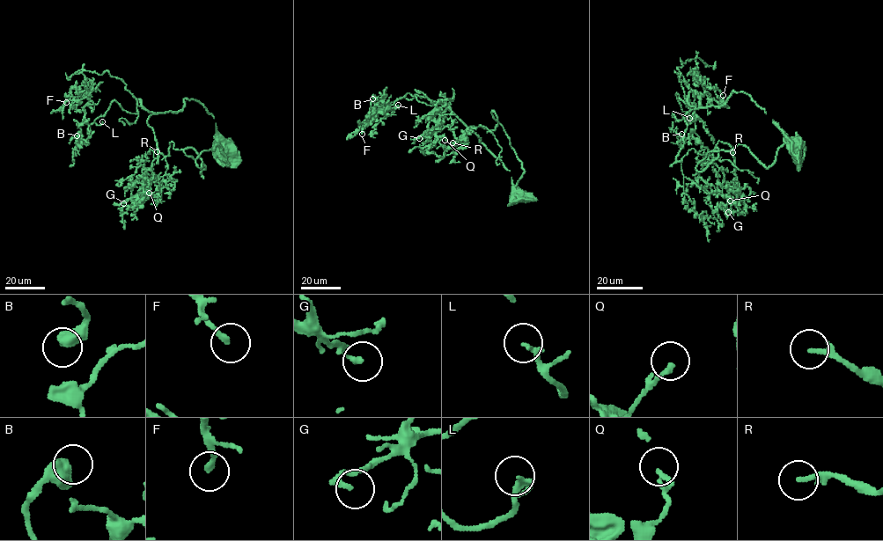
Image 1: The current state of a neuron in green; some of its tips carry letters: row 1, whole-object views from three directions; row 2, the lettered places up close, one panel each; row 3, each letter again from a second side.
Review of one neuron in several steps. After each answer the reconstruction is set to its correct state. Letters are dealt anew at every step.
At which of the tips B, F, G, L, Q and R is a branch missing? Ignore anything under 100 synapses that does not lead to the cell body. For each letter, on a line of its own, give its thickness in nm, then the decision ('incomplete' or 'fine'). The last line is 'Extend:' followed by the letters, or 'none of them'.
B: calibre 600 nm; incomplete
F: calibre 220 nm; fine
G: calibre 200 nm; fine
L: calibre 220 nm; incomplete
Q: calibre 190 nm; fine
R: calibre 240 nm; incomplete
Extend: B, L, R

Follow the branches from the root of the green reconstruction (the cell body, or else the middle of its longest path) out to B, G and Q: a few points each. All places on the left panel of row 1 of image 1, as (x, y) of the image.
B: (144, 173), (156, 180), (158, 147), (153, 113), (139, 99), (136, 113), (114, 100), (86, 141), (77, 135)
G: (144, 173), (139, 192), (142, 201), (135, 197), (123, 203)
Q: (144, 173), (139, 192), (142, 201), (136, 197), (148, 197), (149, 193)

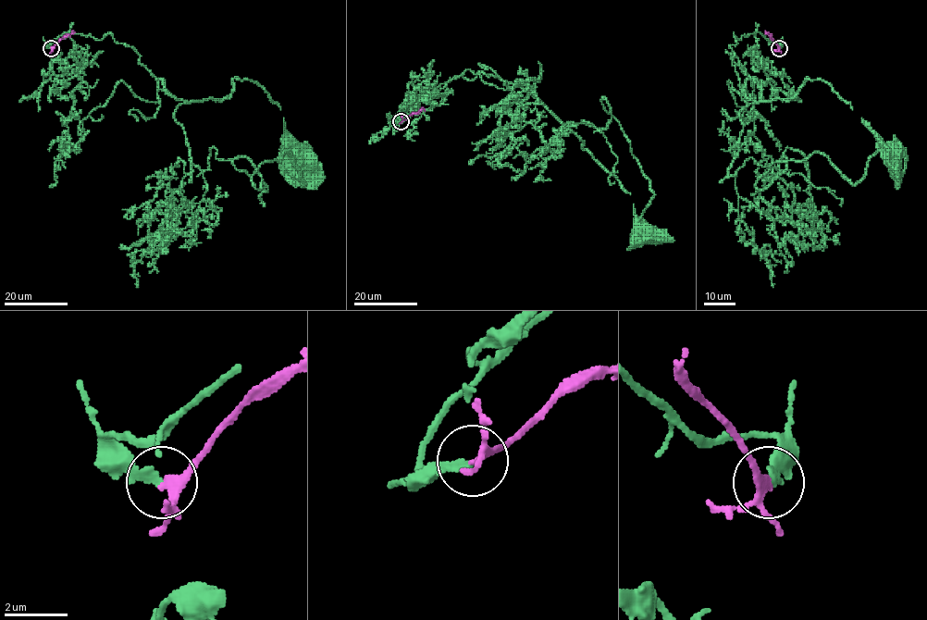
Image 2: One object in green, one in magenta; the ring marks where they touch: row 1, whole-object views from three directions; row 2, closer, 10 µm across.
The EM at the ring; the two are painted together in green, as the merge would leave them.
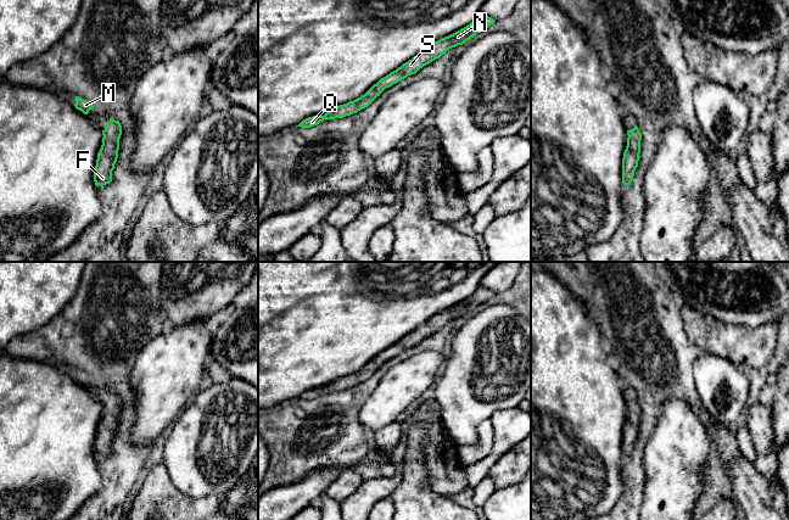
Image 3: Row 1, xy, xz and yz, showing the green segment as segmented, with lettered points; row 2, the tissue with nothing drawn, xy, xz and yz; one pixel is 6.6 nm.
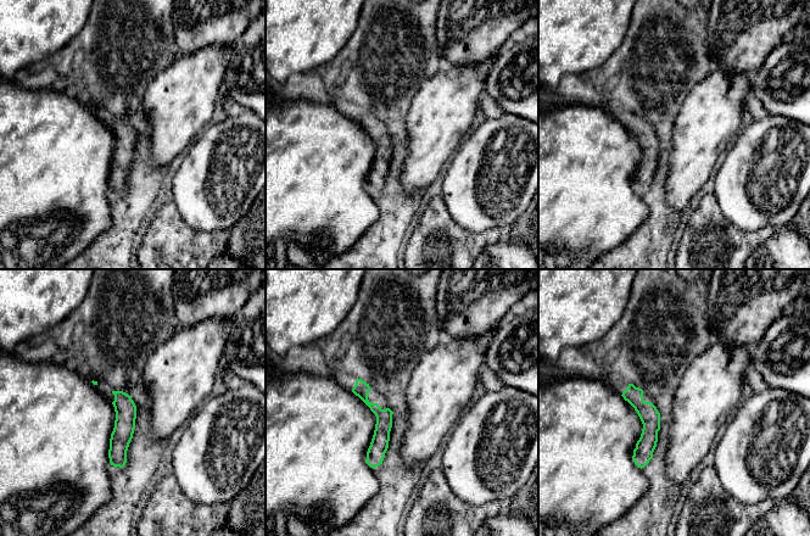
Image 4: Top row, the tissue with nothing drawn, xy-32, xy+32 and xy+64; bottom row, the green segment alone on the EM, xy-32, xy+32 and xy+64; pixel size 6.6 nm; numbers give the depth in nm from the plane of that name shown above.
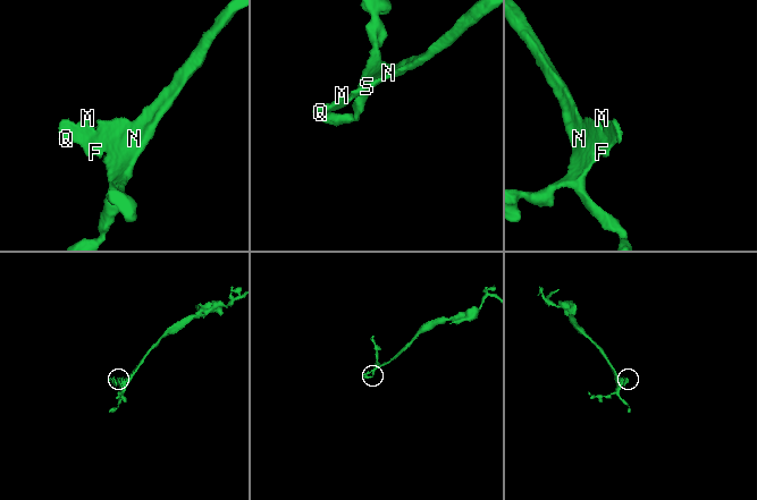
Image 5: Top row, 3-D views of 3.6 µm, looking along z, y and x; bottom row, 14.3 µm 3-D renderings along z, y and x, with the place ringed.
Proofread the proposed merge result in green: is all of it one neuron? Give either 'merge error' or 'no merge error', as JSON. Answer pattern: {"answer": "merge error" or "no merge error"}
{"answer": "no merge error"}

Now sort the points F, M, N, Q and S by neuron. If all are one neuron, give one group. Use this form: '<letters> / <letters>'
F M N Q S

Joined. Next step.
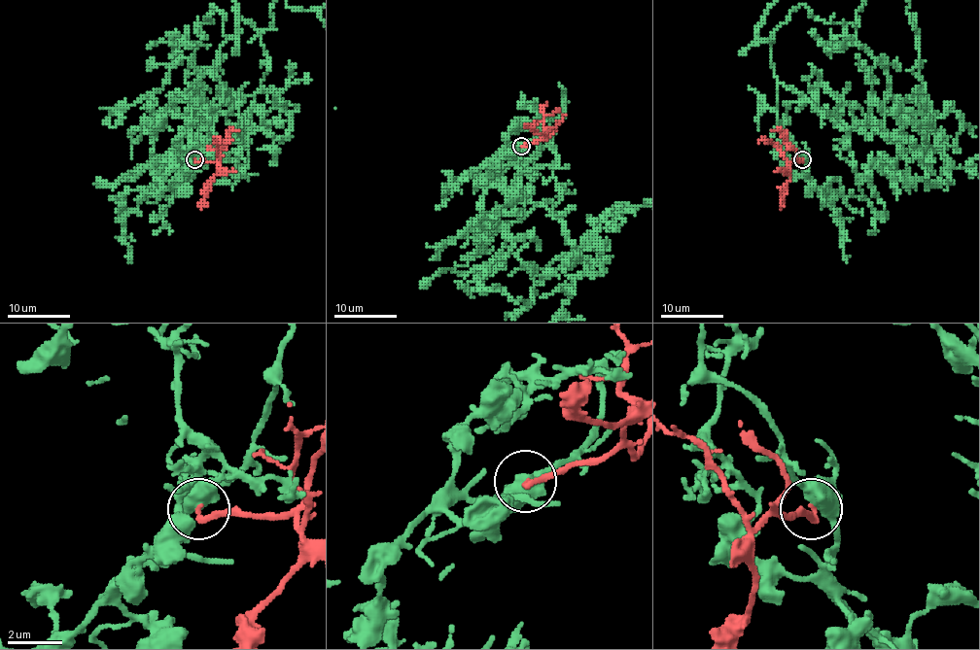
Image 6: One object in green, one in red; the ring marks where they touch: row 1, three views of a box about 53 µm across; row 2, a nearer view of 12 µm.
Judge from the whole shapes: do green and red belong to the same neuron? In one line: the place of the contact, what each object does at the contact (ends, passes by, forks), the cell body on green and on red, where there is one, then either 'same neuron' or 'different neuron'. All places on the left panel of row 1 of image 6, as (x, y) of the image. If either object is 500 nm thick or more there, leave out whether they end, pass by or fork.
place (194, 159); soma green none; soma red none; different neuron

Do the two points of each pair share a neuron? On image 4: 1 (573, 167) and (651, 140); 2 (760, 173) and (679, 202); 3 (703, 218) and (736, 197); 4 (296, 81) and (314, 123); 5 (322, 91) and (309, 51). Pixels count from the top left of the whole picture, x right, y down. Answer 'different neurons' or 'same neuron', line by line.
1: different neurons
2: different neurons
3: different neurons
4: different neurons
5: different neurons

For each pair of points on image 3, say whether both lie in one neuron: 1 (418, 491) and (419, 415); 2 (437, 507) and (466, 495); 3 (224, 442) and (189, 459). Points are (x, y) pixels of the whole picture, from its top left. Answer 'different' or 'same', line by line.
1: different
2: different
3: same

